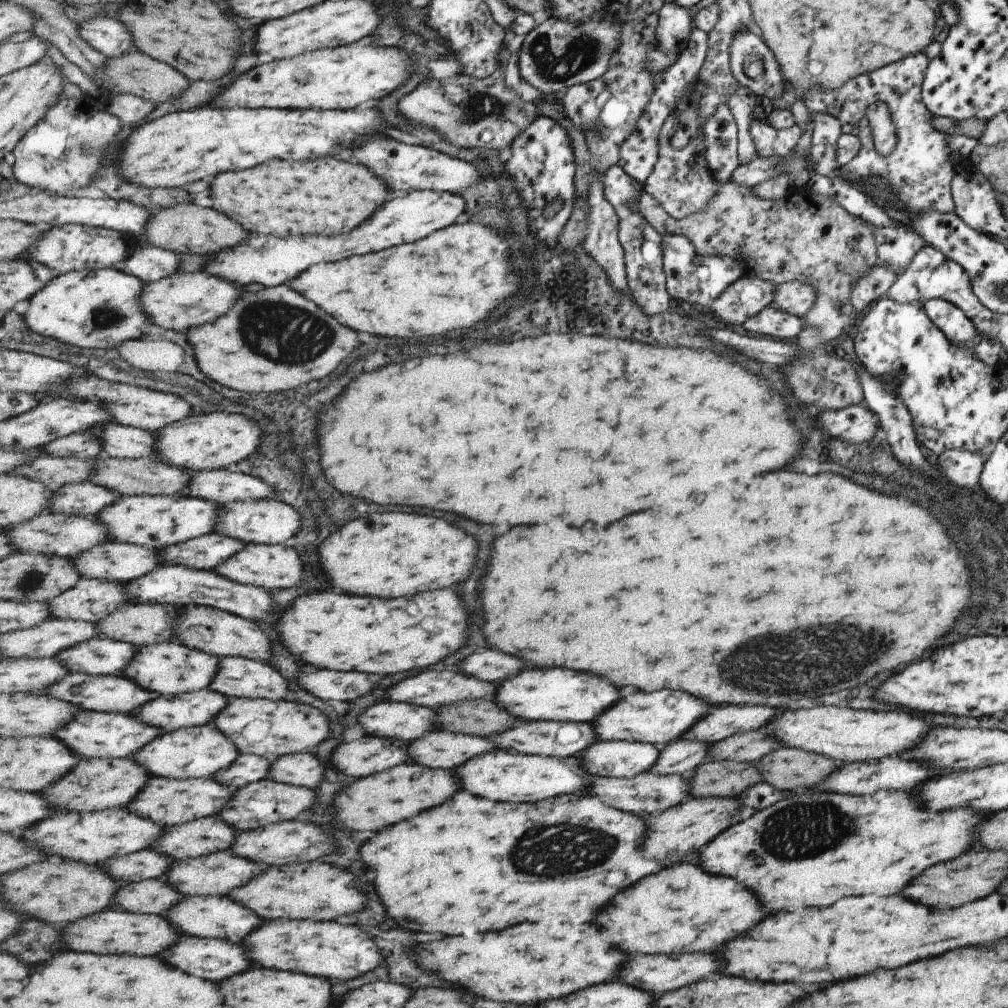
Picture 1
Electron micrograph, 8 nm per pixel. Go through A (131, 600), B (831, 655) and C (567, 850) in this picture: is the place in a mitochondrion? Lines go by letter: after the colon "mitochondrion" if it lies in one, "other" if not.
A: other
B: mitochondrion
C: mitochondrion

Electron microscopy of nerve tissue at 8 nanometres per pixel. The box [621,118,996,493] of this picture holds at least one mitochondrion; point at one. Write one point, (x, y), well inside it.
(819, 329)

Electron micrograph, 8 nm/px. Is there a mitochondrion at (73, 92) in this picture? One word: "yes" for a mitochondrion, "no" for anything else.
no

